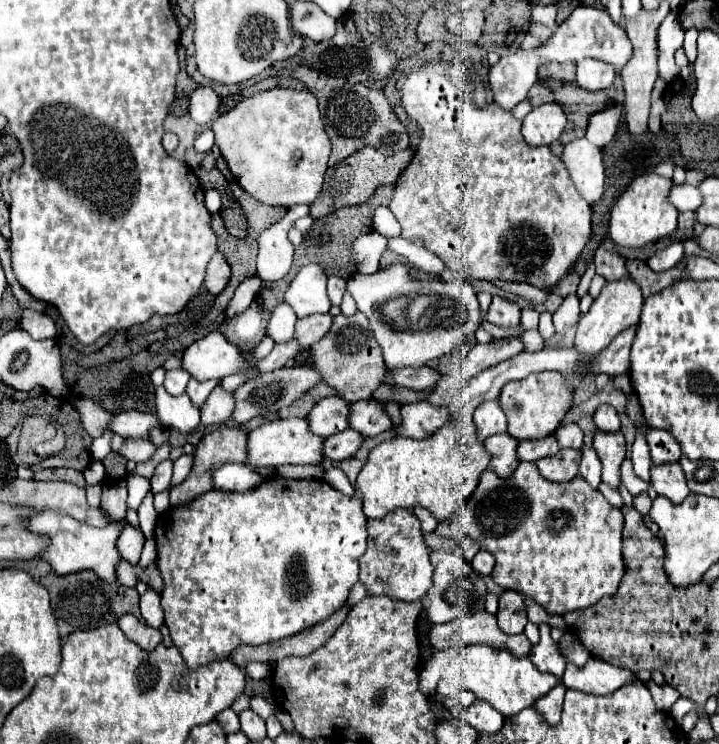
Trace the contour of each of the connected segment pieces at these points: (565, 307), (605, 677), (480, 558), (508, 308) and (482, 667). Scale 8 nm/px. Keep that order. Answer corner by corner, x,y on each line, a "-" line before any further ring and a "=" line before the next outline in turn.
567,295
561,307
553,313
553,323
557,331
565,331
567,327
575,327
581,319
579,311
579,297
577,295
=
591,657
583,667
567,663
565,675
563,675
563,685
567,689
577,689
577,679
585,687
585,691
589,691
593,695
599,695
599,693
607,695
623,685
639,681
629,669
613,667
607,661
601,661
597,657
=
479,551
473,559
473,571
479,573
479,575
489,575
491,569
493,569
493,555
485,553
485,551
=
493,297
491,307
487,311
487,321
497,325
497,327
507,327
507,329
517,329
519,327
519,307
517,303
511,303
503,297
=
465,645
455,657
461,669
461,687
475,693
479,701
491,703
501,715
511,717
529,707
537,697
549,693
555,685
561,683
559,677
551,673
541,673
529,657
515,659
505,649
493,649
489,645

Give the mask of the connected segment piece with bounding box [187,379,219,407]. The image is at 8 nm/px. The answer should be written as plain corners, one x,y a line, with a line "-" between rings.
191,379
189,385
187,385
187,395
191,397
191,401
201,407
205,403
205,399
209,397
209,393
219,385
219,381
197,381
197,379

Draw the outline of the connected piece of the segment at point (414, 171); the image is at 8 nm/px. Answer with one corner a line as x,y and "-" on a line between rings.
429,63
419,67
417,71
413,71
403,89
401,89
401,101
403,107
407,111
407,115
411,119
417,121
417,125
423,131
419,149
415,151
411,163
407,165
407,169
401,173
401,177
395,183
395,193
393,199
389,203
389,209
395,213
395,217
399,219
401,227
403,227
403,237
409,239
421,239
423,245
427,245
429,251
433,251
435,255
439,255
445,265
465,277
471,279
483,279
483,281
527,281
531,285
537,283
545,283
549,279
549,287
555,287
561,277
565,277
569,273
569,269
573,267
573,263
577,261
577,257
581,255
589,235
591,235
591,207
587,205
587,201
577,193
573,179
569,175
569,171
565,169
565,163
551,153
549,147
531,147
525,143
523,135
521,135
521,121
513,117
511,111
505,111
501,107
497,107
493,101
485,101
483,105
475,103
475,99
471,97
471,93
465,87
455,85
449,77
447,77
447,69
443,63

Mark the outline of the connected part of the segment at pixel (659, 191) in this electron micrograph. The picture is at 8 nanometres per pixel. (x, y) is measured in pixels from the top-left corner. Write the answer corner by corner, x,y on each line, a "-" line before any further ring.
645,173
633,179
629,189
617,199
613,211
611,211
611,223
609,223
609,237
621,245
621,247
645,247
651,243
657,243
659,239
671,235
677,227
677,215
679,211
667,203
667,195
671,189
671,179
665,179
655,173

